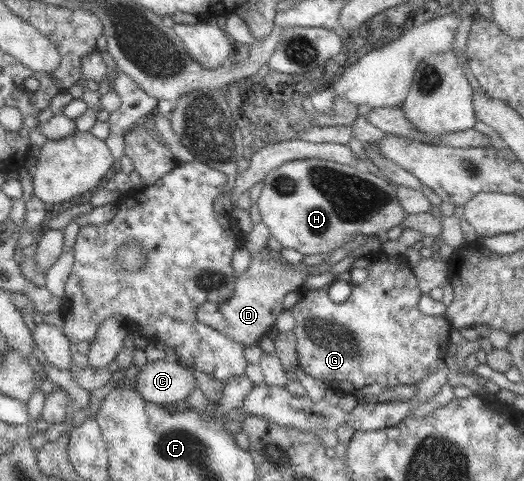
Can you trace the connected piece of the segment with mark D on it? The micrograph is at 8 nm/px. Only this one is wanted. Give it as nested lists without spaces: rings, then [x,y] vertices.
[[[266,248],[261,249],[251,254],[245,271],[235,277],[231,297],[221,303],[202,302],[195,308],[195,318],[244,347],[257,345],[259,338],[266,335],[277,314],[283,310],[283,296],[302,286],[309,274],[315,274],[313,266],[287,264],[284,259],[271,256]]]

